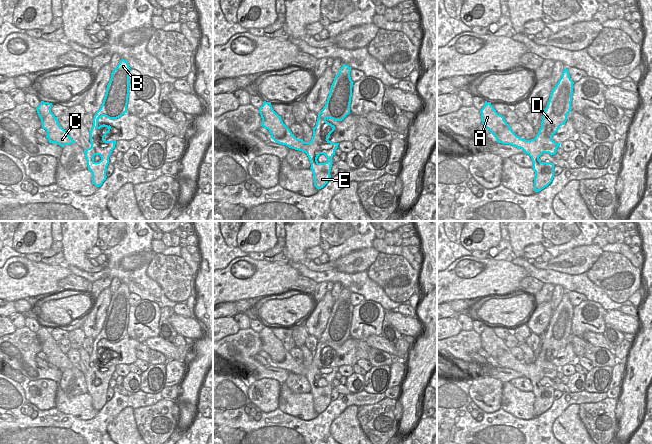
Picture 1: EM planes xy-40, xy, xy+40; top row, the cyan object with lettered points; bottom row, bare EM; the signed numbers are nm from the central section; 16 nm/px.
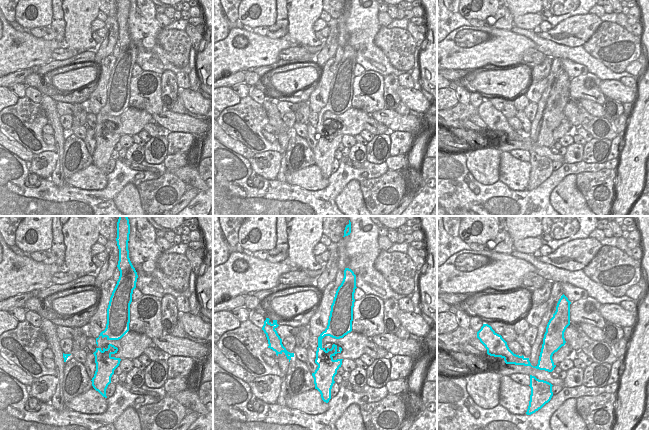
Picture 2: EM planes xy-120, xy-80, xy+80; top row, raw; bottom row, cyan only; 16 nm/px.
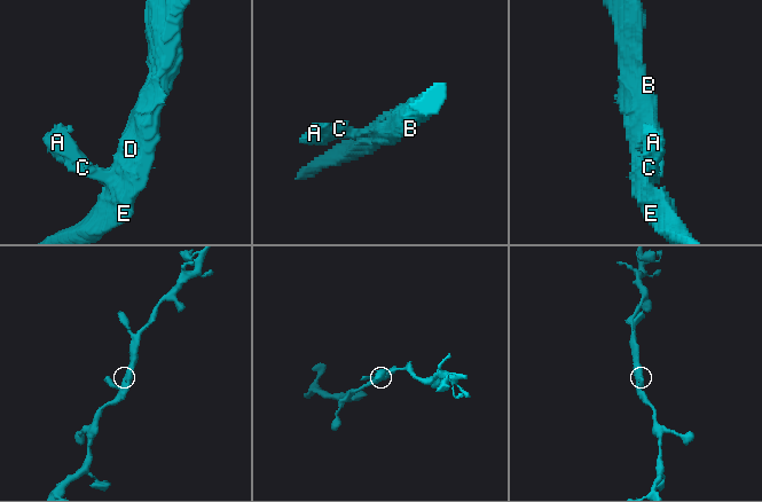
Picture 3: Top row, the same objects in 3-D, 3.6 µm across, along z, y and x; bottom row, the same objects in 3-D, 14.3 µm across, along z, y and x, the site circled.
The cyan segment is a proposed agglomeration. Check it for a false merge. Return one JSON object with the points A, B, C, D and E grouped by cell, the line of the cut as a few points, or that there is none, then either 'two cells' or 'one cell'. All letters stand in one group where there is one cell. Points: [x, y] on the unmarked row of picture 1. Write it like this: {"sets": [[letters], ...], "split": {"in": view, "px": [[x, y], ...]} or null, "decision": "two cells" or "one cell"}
{"sets": [["A", "B", "C", "D", "E"]], "split": null, "decision": "one cell"}

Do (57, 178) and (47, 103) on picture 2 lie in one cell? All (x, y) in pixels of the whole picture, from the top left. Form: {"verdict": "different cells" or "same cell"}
{"verdict": "same cell"}

